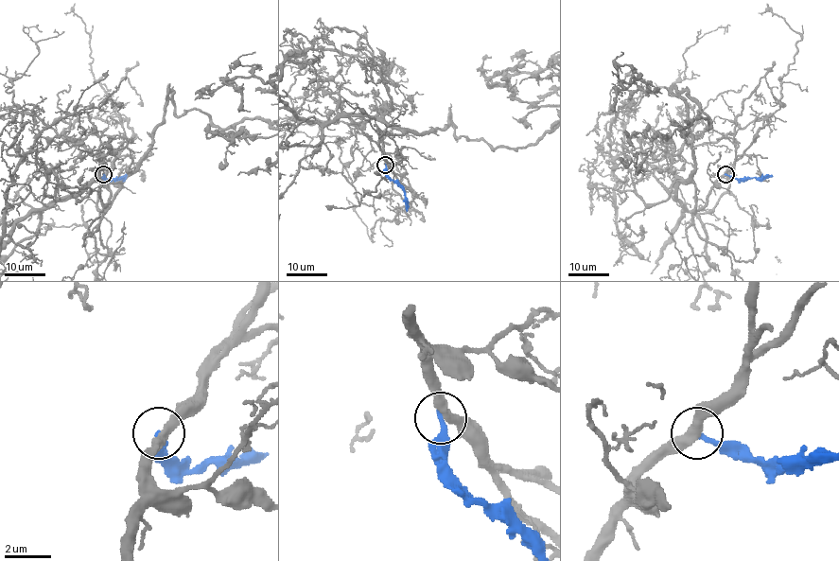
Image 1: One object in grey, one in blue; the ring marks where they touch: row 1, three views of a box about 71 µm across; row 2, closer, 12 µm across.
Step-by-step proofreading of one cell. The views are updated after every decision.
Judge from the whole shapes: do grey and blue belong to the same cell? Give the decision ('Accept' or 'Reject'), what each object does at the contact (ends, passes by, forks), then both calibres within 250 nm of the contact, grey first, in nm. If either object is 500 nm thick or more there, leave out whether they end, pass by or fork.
Reject. At the ring grey passes by. At the ring blue ends. Thickness 400 nm (grey) against 240 nm

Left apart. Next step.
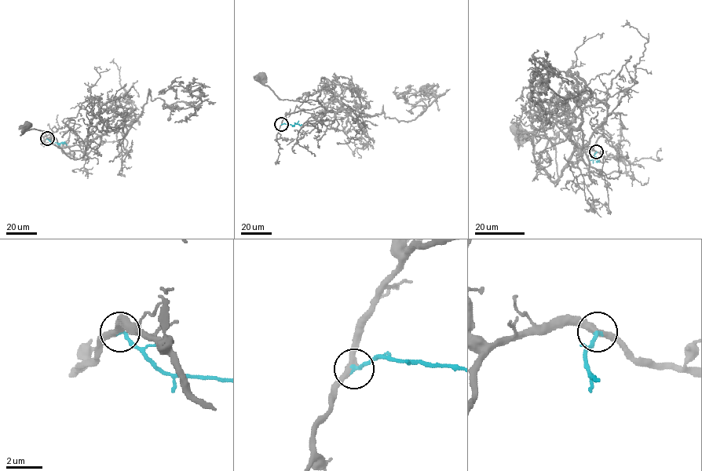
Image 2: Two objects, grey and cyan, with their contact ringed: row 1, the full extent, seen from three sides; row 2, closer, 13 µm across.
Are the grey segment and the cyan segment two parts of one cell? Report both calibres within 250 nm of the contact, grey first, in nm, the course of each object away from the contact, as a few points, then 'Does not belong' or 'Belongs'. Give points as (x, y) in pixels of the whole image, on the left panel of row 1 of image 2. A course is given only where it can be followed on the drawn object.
Thickness 360 nm (grey) against 220 nm. Course of grey: (47, 138), (60, 147), (77, 144), (86, 149), (79, 158), (70, 158), (52, 134), (25, 125). Course of cyan: (47, 138), (51, 142), (63, 142), (67, 145). Belongs

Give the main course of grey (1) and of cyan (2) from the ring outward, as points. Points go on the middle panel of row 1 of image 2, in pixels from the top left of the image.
1: (281, 124), (287, 114), (321, 105), (314, 100), (281, 99), (265, 85), (260, 76)
2: (281, 124), (301, 125)

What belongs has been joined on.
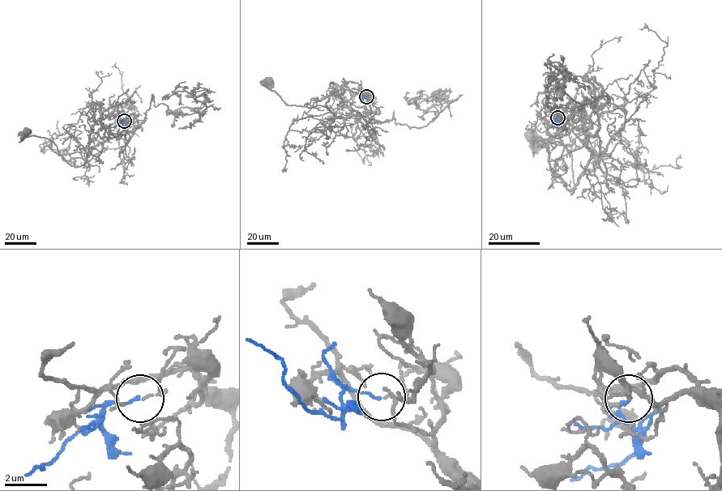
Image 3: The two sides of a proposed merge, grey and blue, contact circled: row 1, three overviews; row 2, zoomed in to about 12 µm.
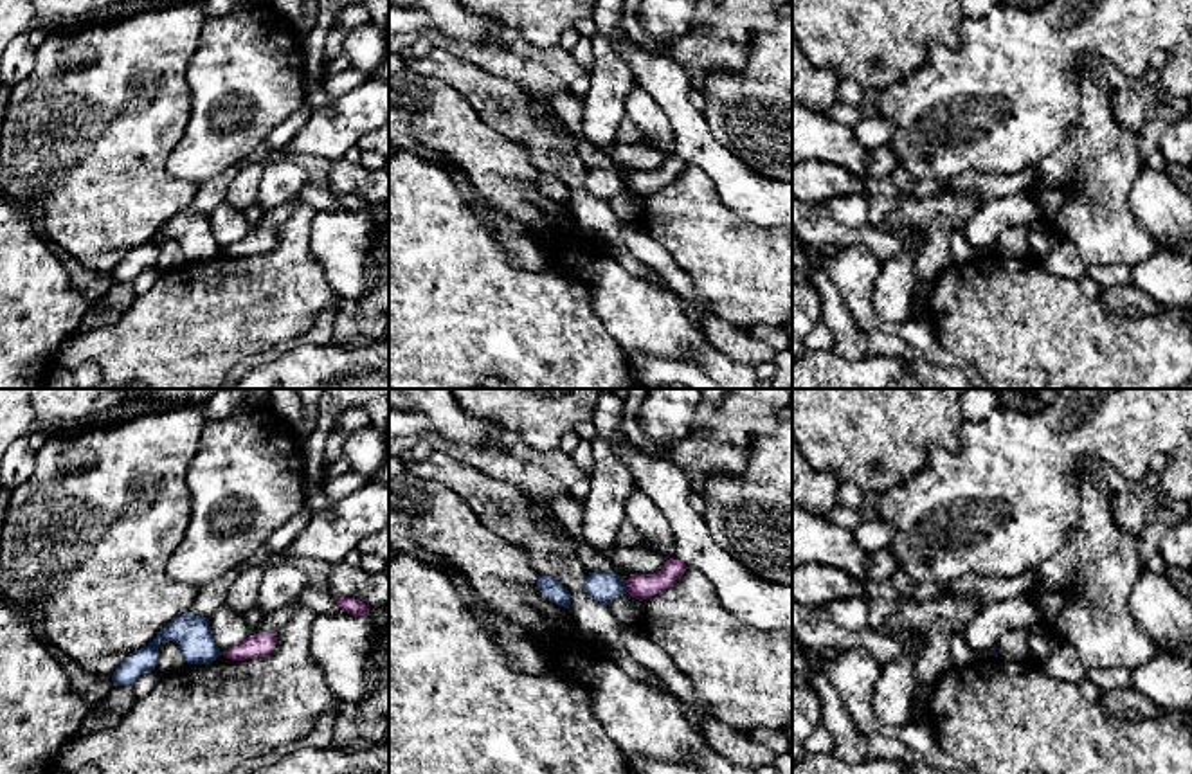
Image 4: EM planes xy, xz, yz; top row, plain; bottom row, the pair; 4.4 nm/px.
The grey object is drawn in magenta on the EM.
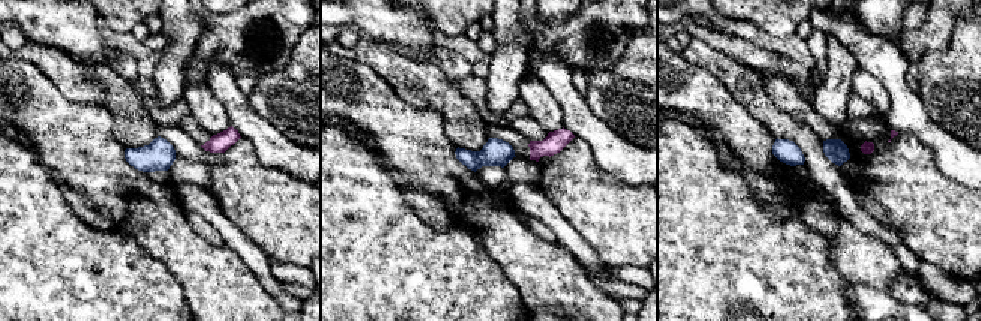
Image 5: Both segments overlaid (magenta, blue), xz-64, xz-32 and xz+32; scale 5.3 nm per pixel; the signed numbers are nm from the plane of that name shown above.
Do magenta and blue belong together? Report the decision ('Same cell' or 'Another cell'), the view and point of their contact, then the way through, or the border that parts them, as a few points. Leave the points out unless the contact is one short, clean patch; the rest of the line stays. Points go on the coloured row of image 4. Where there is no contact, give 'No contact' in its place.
Another cell. Touches magenta at xz (627, 589). Boundary: xz (625, 585), (627, 591)

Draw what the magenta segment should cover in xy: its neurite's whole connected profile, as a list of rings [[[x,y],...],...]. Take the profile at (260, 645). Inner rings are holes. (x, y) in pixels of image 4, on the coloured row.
[[[257,632],[252,637],[238,643],[236,646],[223,652],[223,655],[230,661],[247,661],[266,657],[275,650],[277,632]]]

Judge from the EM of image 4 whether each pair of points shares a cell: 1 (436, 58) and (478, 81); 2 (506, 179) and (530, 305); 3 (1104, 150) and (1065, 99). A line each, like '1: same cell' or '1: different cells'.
1: same cell
2: different cells
3: different cells

